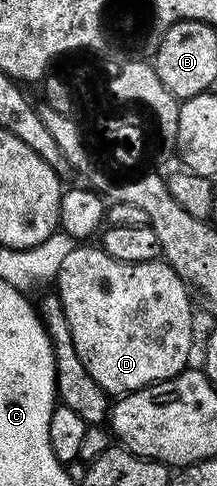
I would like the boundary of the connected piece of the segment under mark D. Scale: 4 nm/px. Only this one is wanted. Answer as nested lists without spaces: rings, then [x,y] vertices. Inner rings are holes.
[[[78,244],[72,252],[68,252],[68,256],[64,260],[64,264],[60,264],[60,272],[56,279],[56,293],[64,308],[64,316],[68,320],[68,328],[72,332],[72,340],[76,344],[76,352],[80,356],[80,360],[84,360],[84,368],[88,368],[88,372],[92,376],[95,384],[106,391],[110,396],[121,396],[136,392],[148,385],[154,385],[157,382],[166,381],[169,378],[177,376],[182,370],[187,369],[191,365],[190,349],[194,346],[194,334],[190,330],[166,330],[166,318],[178,322],[182,318],[182,314],[186,318],[190,318],[194,314],[194,306],[190,302],[186,302],[182,306],[182,301],[189,294],[192,294],[191,287],[176,273],[170,266],[169,262],[159,260],[157,262],[141,262],[140,264],[128,264],[116,260],[112,256],[108,256],[94,244]]]

